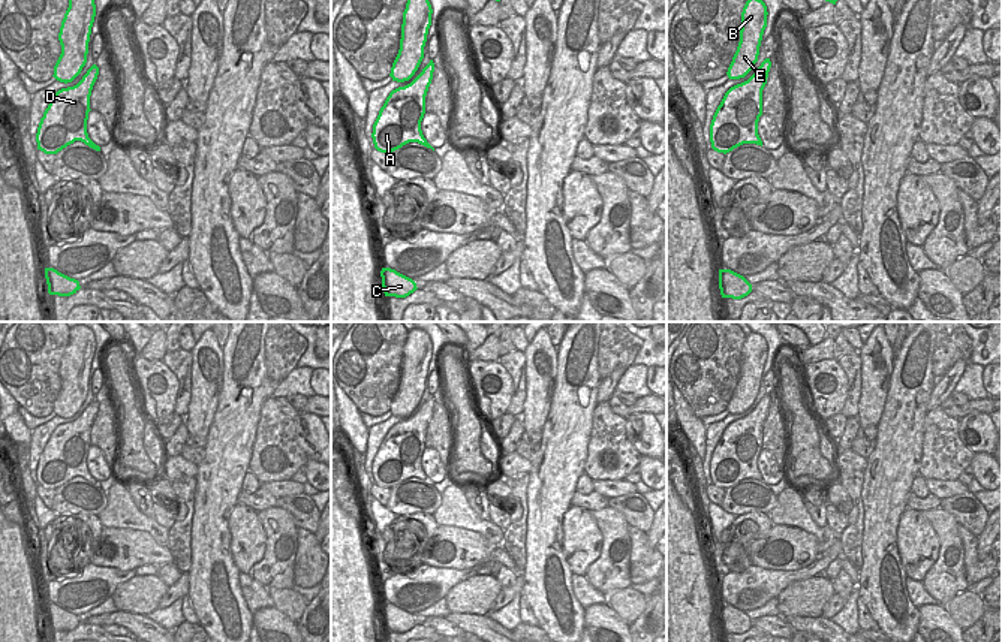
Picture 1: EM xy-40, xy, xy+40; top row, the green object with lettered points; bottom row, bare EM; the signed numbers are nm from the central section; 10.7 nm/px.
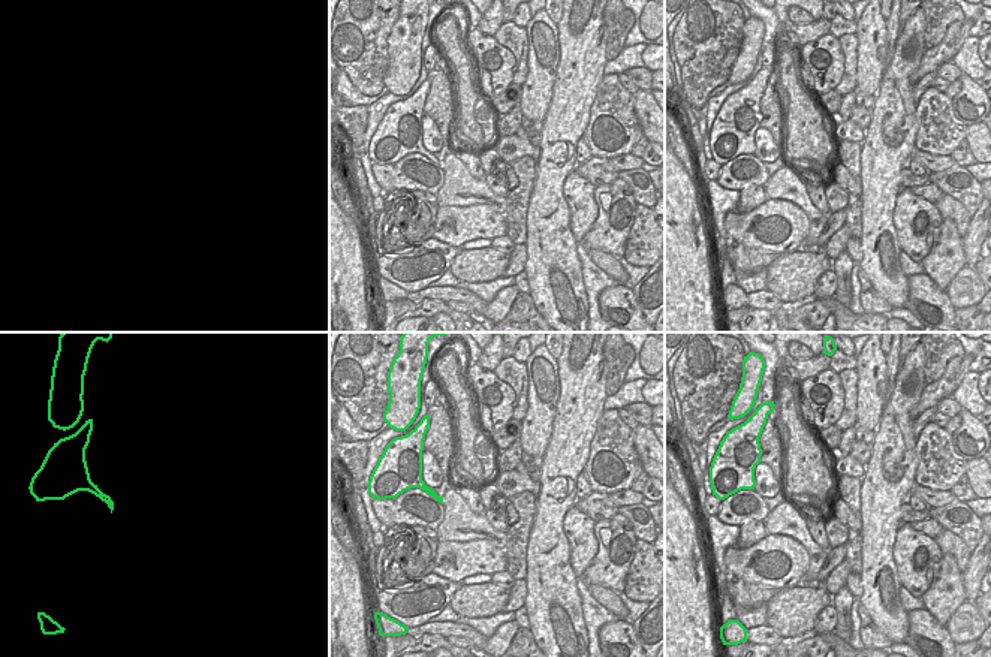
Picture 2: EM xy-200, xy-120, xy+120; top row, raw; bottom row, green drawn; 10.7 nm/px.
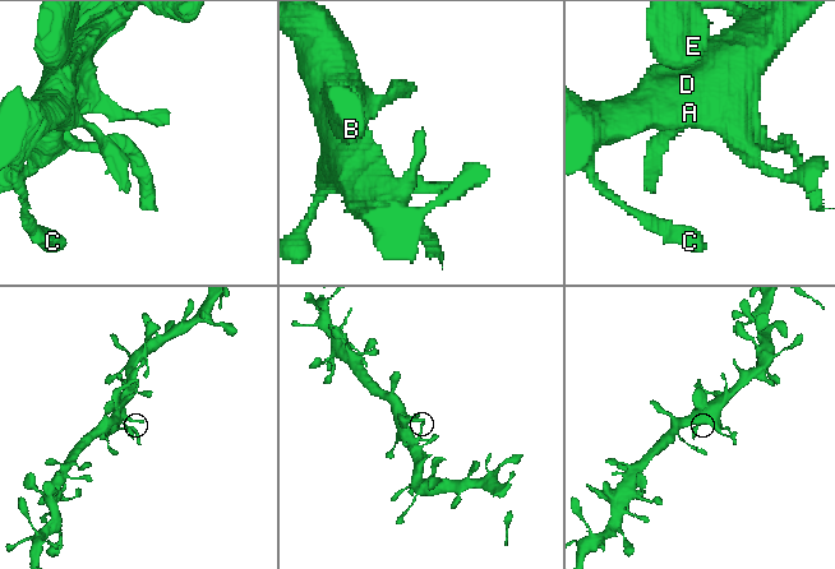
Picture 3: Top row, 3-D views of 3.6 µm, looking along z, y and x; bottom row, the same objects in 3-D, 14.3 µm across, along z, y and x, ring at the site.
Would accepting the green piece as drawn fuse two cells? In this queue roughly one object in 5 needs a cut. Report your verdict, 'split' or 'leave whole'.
leave whole

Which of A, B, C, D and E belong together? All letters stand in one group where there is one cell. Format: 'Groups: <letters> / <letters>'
Groups: A B C D E

